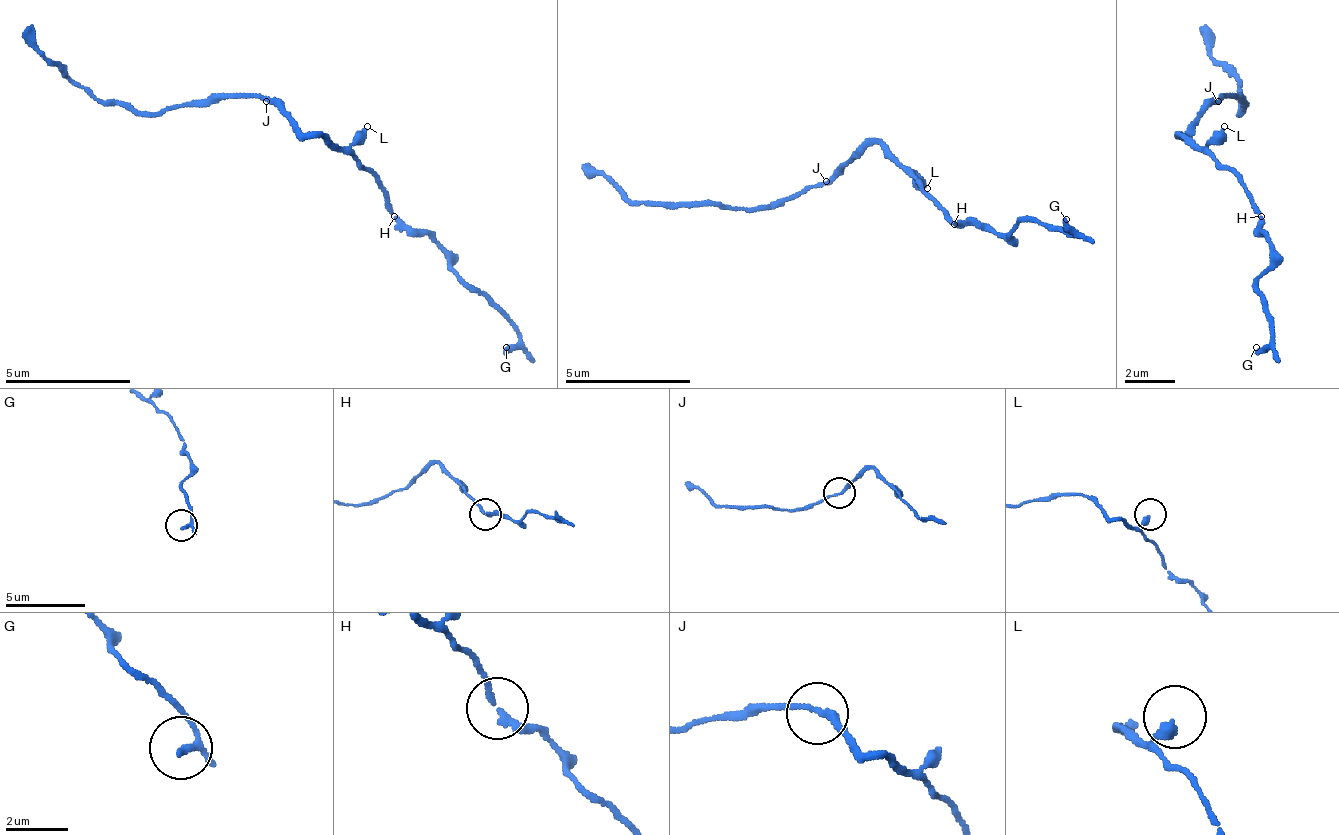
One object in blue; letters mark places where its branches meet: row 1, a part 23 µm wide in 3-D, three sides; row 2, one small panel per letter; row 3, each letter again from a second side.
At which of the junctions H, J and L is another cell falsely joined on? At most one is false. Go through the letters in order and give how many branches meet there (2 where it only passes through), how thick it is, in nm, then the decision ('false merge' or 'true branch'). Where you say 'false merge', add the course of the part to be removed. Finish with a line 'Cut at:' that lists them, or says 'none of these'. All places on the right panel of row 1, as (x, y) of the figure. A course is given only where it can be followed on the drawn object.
H: branches 2; calibre 200 nm; true branch
J: branches 2; calibre 200 nm; true branch
L: branches 1; calibre 340 nm; true branch
Cut at: none of these

